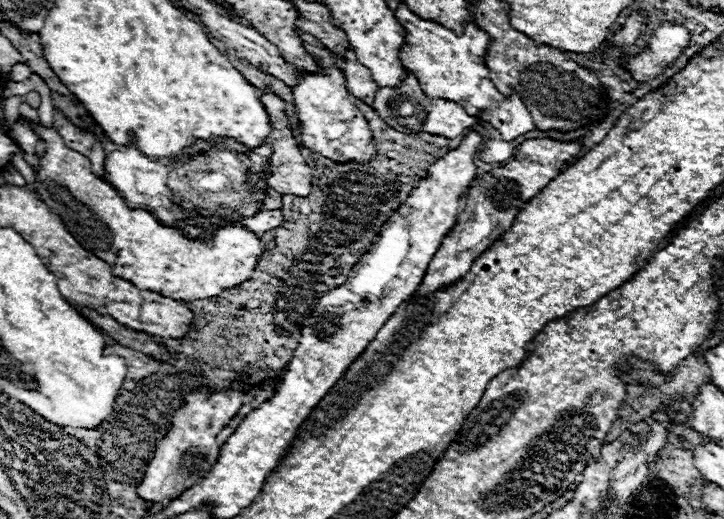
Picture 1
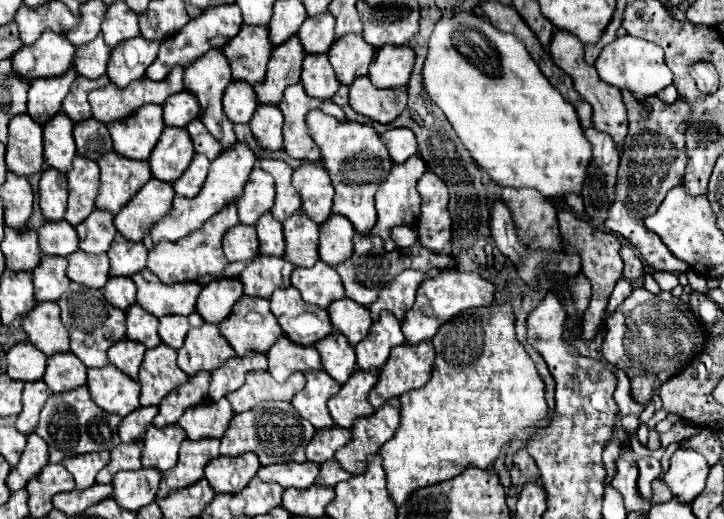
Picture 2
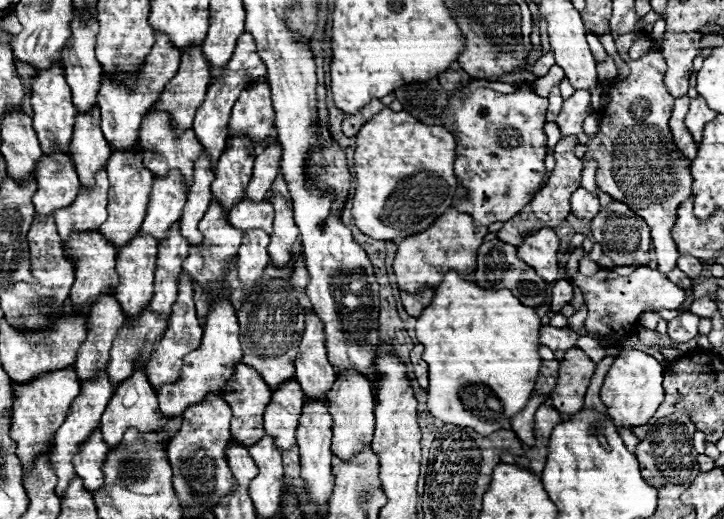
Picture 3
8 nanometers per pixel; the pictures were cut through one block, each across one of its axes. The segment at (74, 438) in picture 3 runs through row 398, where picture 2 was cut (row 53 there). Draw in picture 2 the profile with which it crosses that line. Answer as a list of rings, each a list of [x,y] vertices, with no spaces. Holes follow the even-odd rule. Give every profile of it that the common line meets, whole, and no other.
[[[96,36],[92,44],[84,44],[84,48],[76,48],[74,70],[90,80],[106,74],[106,64],[110,58],[110,48],[104,44],[102,36]]]

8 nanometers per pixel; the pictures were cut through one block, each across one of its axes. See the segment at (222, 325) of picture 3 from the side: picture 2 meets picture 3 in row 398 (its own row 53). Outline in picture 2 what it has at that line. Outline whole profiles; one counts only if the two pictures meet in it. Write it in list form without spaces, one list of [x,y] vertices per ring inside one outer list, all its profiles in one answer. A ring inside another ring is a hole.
[[[230,4],[228,8],[210,8],[208,12],[202,12],[198,18],[190,20],[176,36],[172,36],[172,40],[164,40],[164,44],[160,46],[158,58],[154,60],[154,64],[148,66],[146,76],[150,80],[164,80],[164,76],[170,72],[172,66],[176,64],[188,66],[190,62],[194,62],[198,56],[206,54],[208,50],[224,48],[238,34],[240,26],[242,26],[242,16],[236,4]]]

